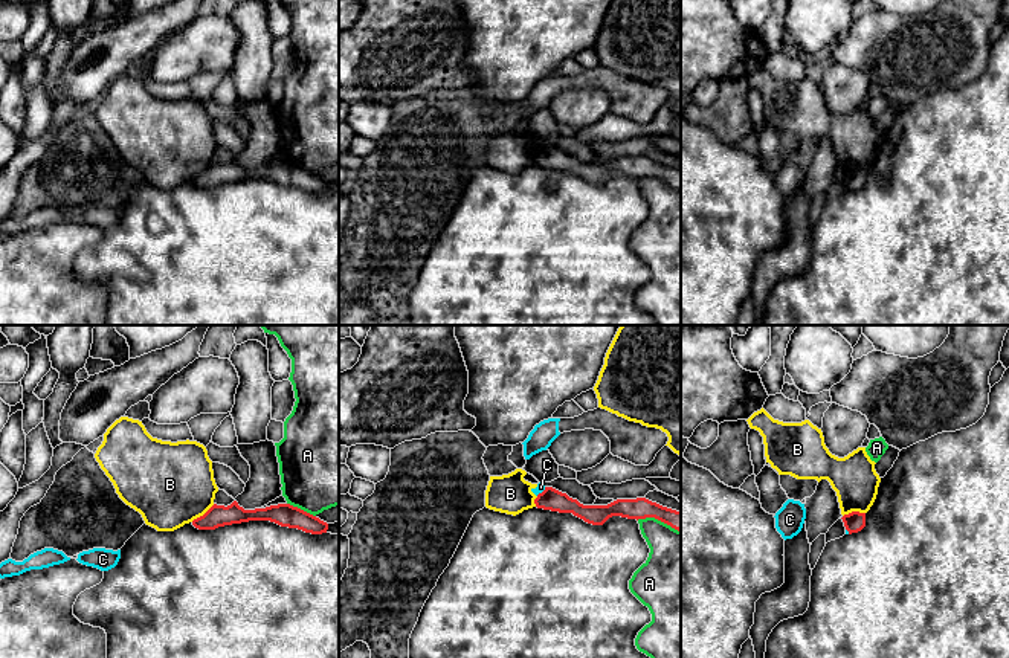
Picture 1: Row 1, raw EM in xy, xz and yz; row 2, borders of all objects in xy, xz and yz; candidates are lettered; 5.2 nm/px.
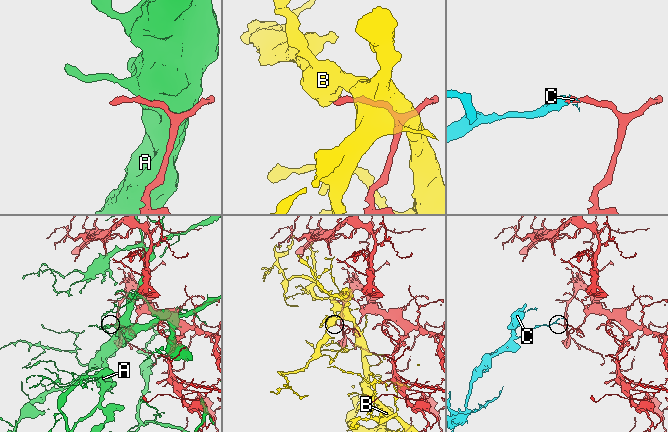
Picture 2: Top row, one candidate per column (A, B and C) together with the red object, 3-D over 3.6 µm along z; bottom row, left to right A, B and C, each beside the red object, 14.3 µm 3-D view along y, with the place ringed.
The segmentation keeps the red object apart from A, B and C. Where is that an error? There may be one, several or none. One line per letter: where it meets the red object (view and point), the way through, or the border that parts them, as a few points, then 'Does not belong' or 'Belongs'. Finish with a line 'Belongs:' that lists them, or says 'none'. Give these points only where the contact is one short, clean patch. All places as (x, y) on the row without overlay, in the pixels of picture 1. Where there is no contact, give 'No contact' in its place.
A: Touches red at xy (299, 167). Does not belong
B: Touches red at xy (203, 173). Does not belong
C: Touches red at xz (542, 150). Boundary: xz (545, 145), (536, 153). Does not belong
Belongs: none

